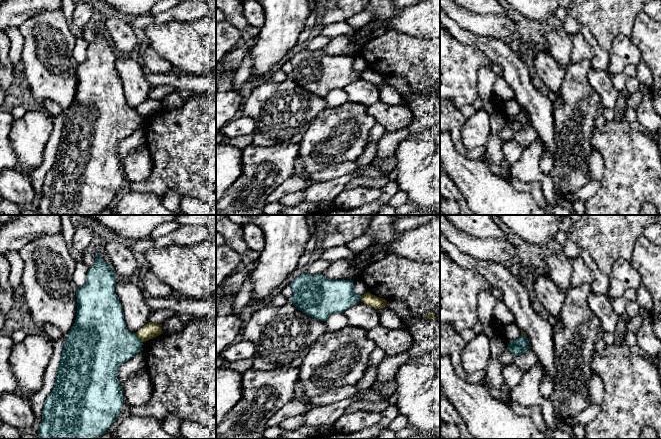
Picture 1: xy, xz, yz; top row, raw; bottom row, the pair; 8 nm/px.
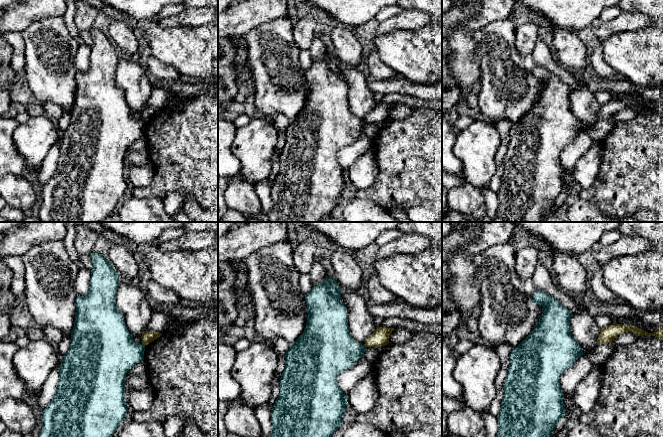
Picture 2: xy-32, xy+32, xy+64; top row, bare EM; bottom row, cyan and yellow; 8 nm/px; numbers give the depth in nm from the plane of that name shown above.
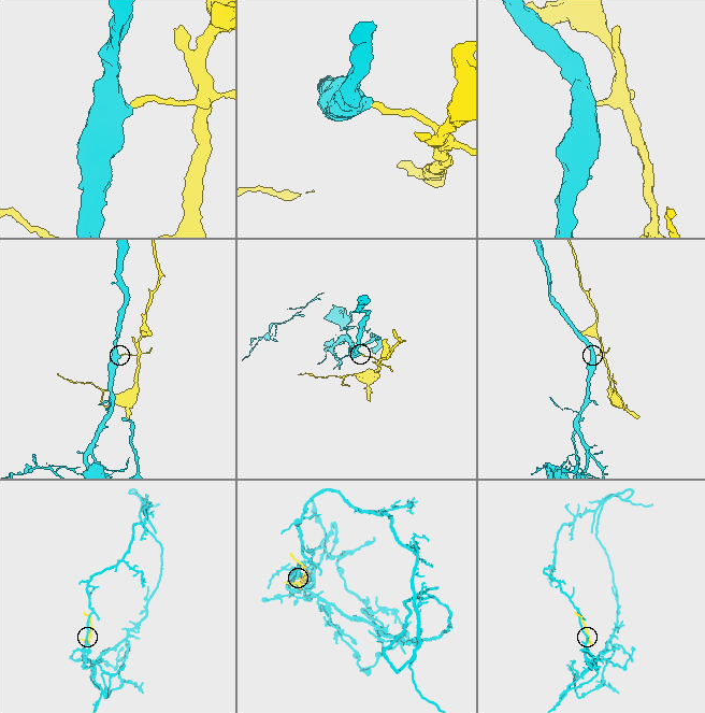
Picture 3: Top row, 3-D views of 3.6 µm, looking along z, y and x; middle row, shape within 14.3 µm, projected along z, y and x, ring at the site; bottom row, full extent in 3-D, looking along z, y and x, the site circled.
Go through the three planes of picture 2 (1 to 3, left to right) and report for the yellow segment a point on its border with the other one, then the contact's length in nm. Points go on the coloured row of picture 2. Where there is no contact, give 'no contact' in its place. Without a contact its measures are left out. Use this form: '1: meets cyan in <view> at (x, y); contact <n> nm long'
1: meets cyan in xy-32 at (143, 345); contact 40 nm long
2: meets cyan in xy+32 at (364, 346); contact 30 nm long
3: no contact

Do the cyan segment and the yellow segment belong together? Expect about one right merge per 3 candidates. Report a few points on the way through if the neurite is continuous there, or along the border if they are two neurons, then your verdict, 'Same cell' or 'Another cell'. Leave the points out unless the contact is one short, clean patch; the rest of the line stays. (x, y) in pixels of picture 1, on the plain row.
Boundary: xy (135, 109), (143, 117). Another cell

